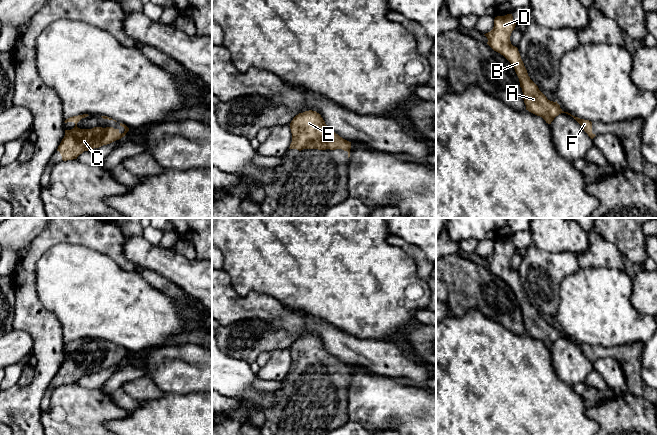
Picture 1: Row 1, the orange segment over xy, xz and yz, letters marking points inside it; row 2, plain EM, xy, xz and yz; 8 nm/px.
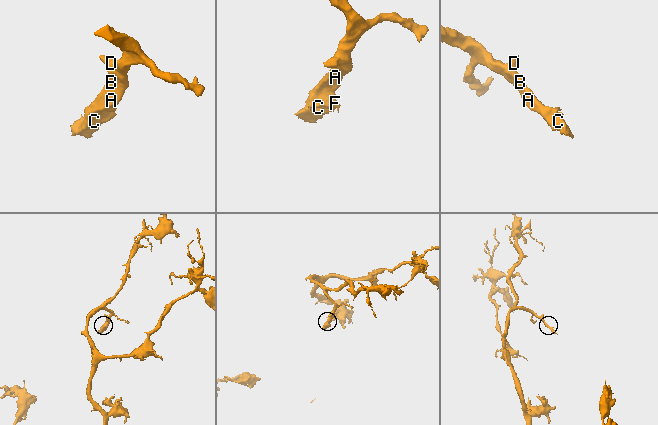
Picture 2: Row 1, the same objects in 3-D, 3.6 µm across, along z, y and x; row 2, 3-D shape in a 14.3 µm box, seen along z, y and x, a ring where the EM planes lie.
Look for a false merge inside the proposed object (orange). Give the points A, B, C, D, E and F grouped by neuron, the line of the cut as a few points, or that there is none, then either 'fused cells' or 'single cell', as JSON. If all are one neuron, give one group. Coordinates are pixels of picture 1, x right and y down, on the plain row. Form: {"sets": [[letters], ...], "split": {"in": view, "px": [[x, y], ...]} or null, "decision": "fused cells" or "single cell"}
{"sets": [["A", "B", "C", "D", "E", "F"]], "split": null, "decision": "single cell"}

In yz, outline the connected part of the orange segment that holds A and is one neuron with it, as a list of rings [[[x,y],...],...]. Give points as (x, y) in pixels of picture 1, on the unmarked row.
[[[512,238],[497,240],[494,243],[493,253],[484,259],[488,263],[487,268],[494,275],[503,279],[514,291],[519,302],[520,311],[522,312],[526,334],[542,341],[548,348],[551,348],[554,342],[559,338],[566,337],[572,340],[581,349],[588,360],[593,363],[596,359],[592,357],[591,345],[580,343],[568,336],[564,336],[557,325],[553,326],[548,324],[539,314],[538,310],[530,303],[518,272],[513,270],[510,265],[510,260],[515,250],[516,247],[513,244]]]

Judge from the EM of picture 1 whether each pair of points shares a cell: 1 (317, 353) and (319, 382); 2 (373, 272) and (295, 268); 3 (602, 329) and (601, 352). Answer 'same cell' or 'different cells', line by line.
1: same cell
2: same cell
3: different cells

